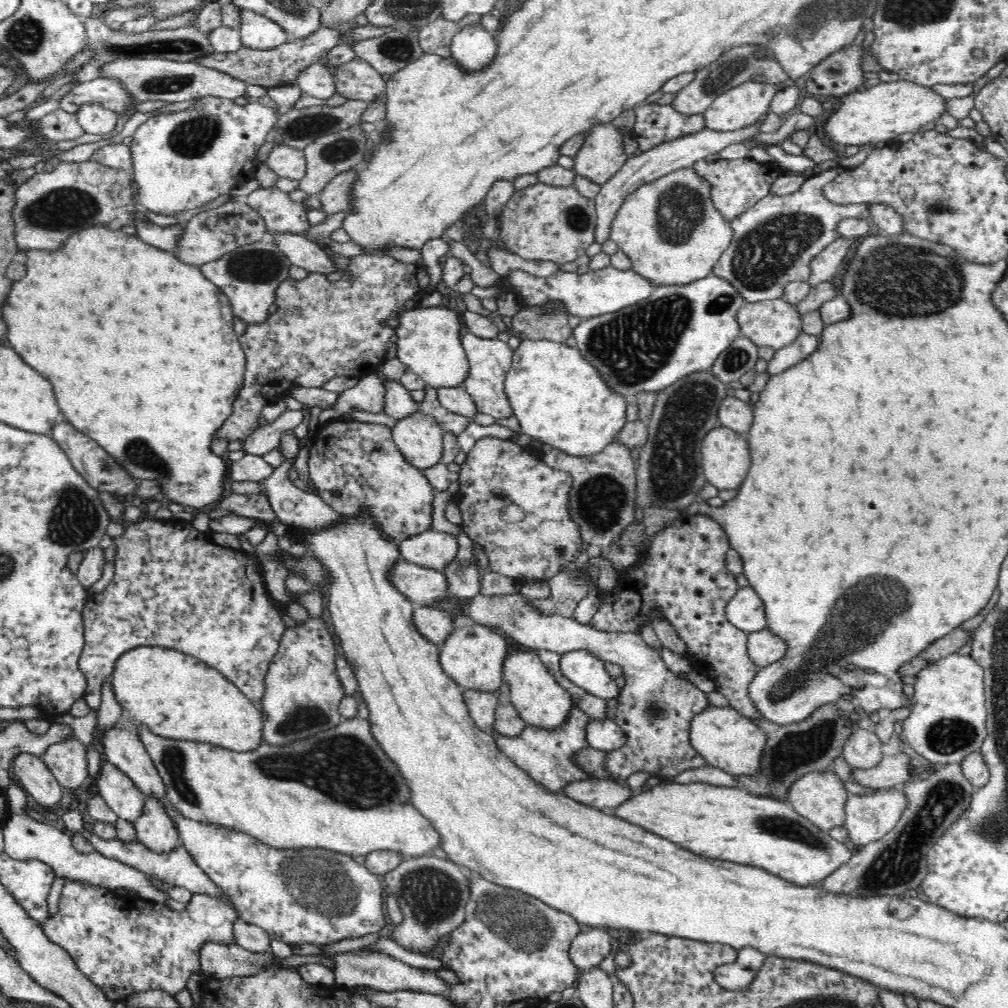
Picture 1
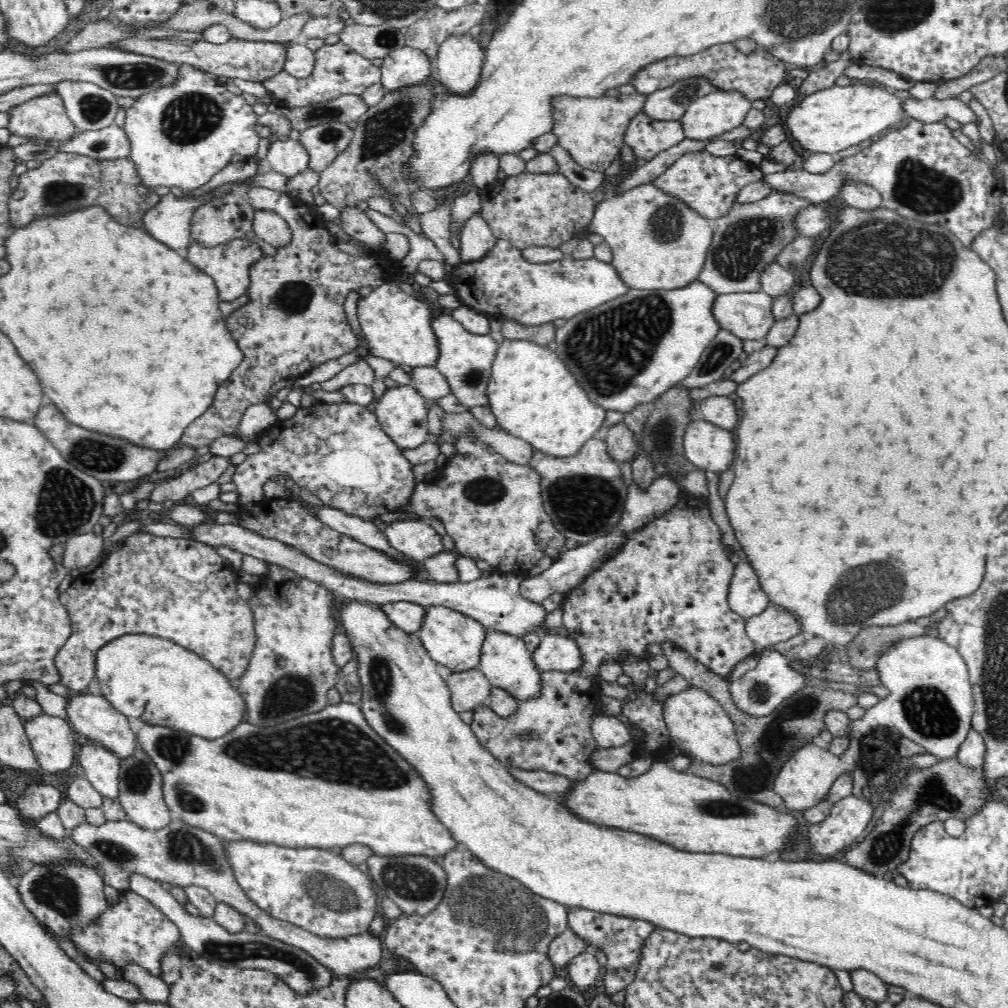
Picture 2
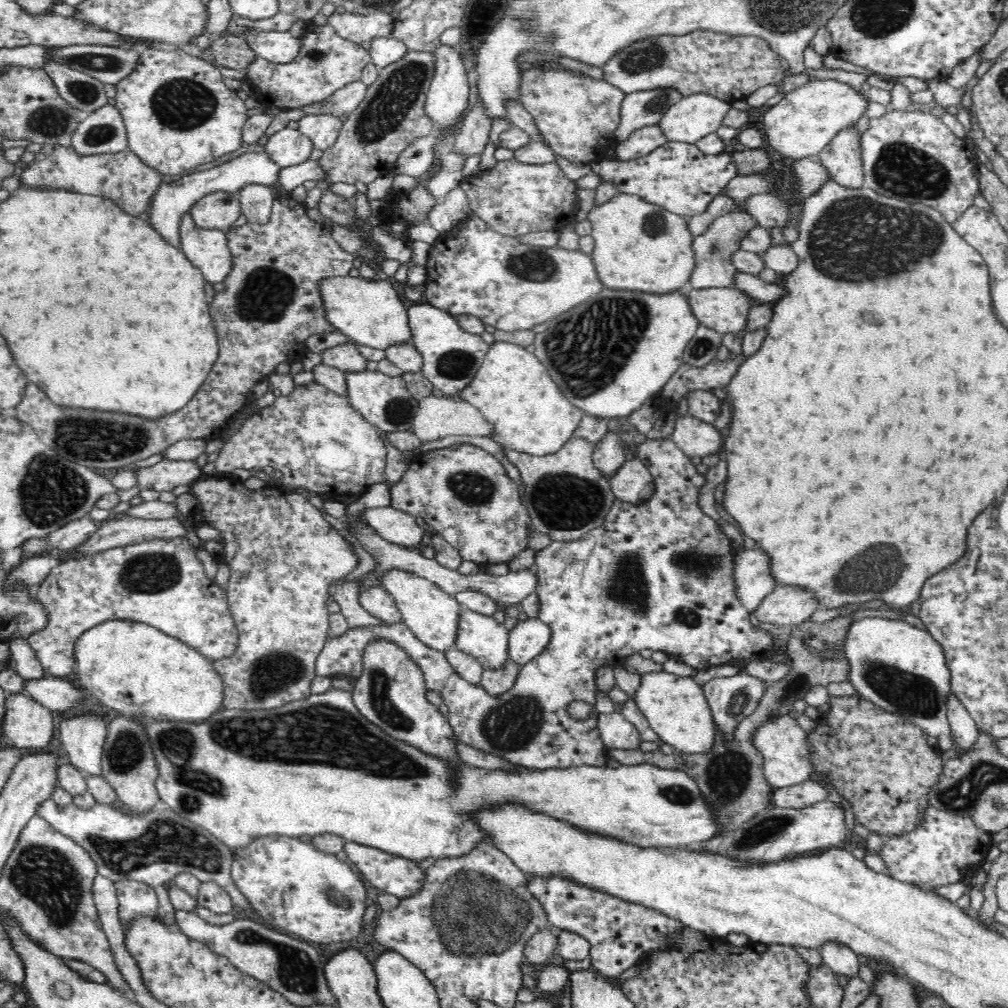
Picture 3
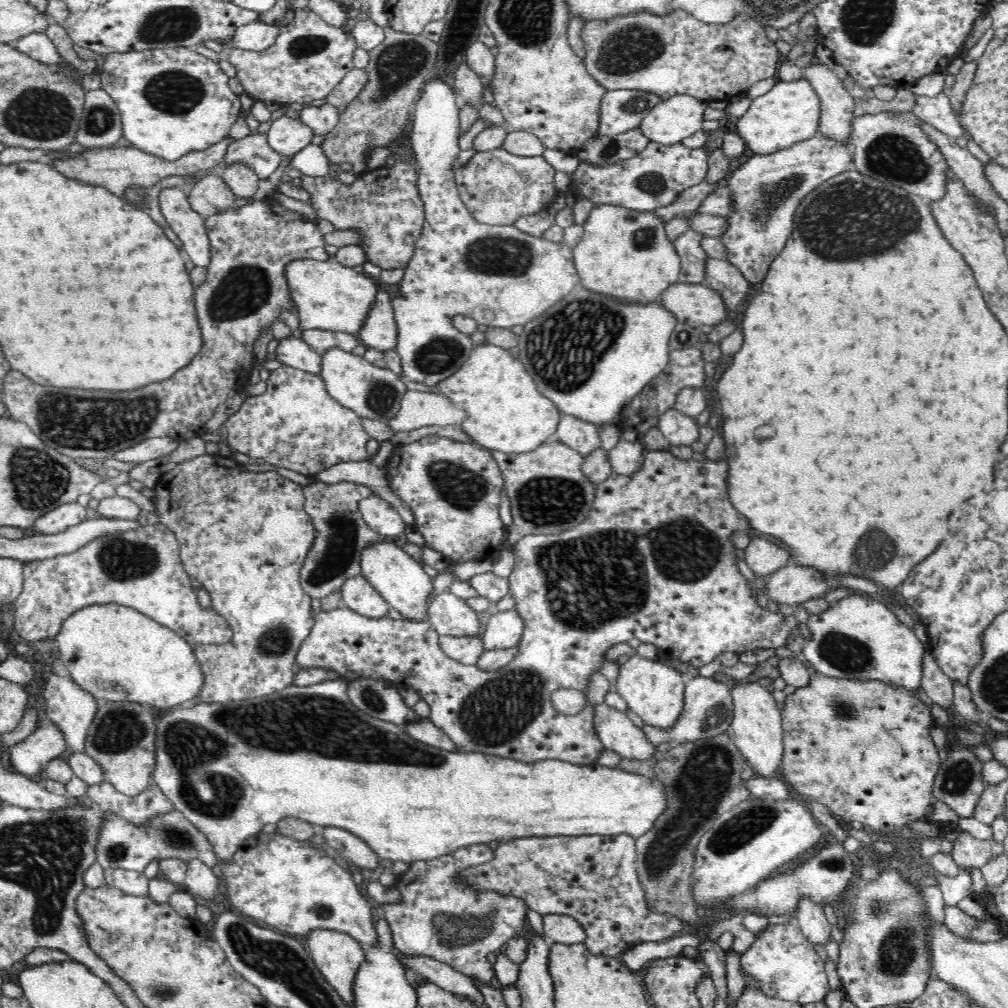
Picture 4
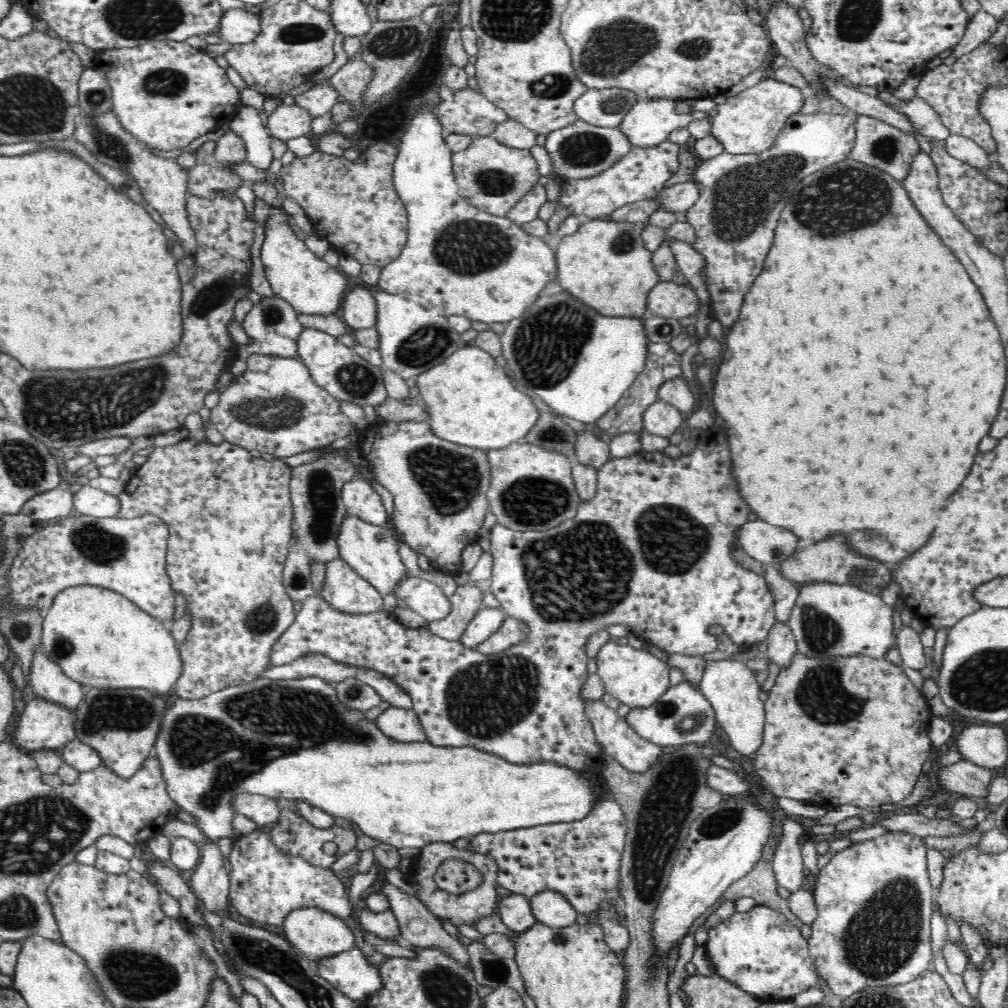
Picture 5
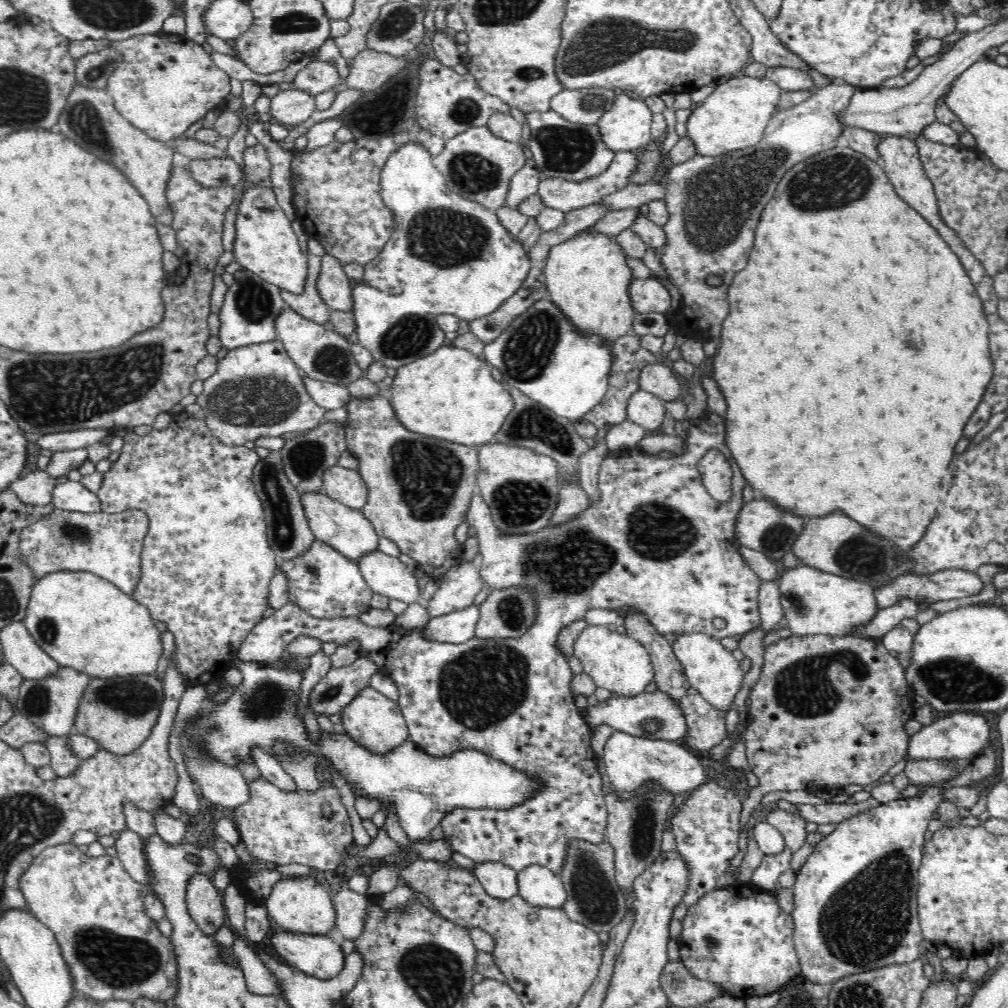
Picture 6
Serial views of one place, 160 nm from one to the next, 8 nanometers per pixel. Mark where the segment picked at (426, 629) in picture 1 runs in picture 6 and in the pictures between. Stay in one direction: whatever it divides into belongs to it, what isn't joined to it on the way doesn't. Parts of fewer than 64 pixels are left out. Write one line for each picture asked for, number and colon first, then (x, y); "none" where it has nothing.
2: (407, 616)
3: (377, 601)
4: (357, 593)
5: (344, 589)
6: (327, 585)

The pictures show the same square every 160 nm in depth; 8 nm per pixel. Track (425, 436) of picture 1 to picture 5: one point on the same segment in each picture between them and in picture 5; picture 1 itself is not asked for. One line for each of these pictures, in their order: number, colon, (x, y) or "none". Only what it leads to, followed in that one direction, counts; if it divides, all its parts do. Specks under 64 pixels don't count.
2: (402, 413)
3: (384, 401)
4: (374, 393)
5: (339, 370)

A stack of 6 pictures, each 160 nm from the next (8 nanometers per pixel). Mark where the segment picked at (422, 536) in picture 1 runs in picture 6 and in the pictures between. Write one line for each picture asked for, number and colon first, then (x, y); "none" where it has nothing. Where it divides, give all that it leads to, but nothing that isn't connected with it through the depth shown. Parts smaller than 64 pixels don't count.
2: (416, 539)
3: (396, 526)
4: (381, 517)
5: (360, 498)
6: (342, 484)

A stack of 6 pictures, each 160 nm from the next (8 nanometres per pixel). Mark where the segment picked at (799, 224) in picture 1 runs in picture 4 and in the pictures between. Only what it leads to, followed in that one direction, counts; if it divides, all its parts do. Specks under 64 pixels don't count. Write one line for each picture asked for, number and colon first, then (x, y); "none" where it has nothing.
2: (749, 237)
3: (713, 249)
4: (688, 246)

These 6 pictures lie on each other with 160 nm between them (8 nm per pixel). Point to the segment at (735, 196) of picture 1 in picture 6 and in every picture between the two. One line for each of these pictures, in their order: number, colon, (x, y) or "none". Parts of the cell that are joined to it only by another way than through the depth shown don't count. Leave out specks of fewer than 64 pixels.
2: (708, 184)
3: (678, 177)
4: (651, 179)
5: (640, 174)
6: (561, 194)

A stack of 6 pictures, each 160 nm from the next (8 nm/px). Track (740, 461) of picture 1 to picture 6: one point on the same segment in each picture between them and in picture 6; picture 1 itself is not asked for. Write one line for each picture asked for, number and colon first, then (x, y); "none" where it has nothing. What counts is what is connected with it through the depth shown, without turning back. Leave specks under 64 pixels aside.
2: (709, 447)
3: (696, 438)
4: (681, 430)
5: (662, 419)
6: (648, 411)

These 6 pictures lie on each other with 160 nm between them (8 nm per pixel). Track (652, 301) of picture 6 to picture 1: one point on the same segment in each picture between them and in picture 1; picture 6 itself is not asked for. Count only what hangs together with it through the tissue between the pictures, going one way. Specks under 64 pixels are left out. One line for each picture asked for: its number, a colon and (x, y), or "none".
1: (776, 323)
2: (748, 315)
3: (725, 310)
4: (692, 304)
5: (668, 299)

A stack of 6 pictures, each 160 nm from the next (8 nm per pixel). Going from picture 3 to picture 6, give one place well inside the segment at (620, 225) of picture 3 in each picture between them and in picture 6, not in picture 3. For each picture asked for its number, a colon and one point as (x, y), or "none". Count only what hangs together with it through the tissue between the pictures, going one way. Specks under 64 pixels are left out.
4: (625, 254)
5: (605, 264)
6: (587, 277)

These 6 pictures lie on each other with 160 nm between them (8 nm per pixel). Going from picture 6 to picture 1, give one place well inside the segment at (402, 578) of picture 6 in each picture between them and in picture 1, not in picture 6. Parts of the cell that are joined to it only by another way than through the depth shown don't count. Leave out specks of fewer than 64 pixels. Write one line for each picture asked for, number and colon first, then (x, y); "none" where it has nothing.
1: (535, 693)
2: (505, 660)
3: (480, 636)
4: (448, 614)
5: (428, 599)

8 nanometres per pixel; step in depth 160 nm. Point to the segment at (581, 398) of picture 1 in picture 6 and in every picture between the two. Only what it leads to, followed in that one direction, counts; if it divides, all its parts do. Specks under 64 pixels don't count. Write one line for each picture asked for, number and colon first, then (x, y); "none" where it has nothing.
2: (532, 396)
3: (527, 413)
4: (505, 412)
5: (473, 402)
6: (451, 394)

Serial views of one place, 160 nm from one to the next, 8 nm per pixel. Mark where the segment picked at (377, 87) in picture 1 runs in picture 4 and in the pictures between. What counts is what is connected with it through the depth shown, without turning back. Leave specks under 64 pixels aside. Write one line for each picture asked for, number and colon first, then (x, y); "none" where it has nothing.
2: (338, 69)
3: (326, 62)
4: (310, 56)

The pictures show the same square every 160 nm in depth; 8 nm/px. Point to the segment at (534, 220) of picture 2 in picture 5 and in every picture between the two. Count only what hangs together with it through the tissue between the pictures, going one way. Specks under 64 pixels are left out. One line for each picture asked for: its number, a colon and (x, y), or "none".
3: (513, 198)
4: (497, 187)
5: (493, 177)

